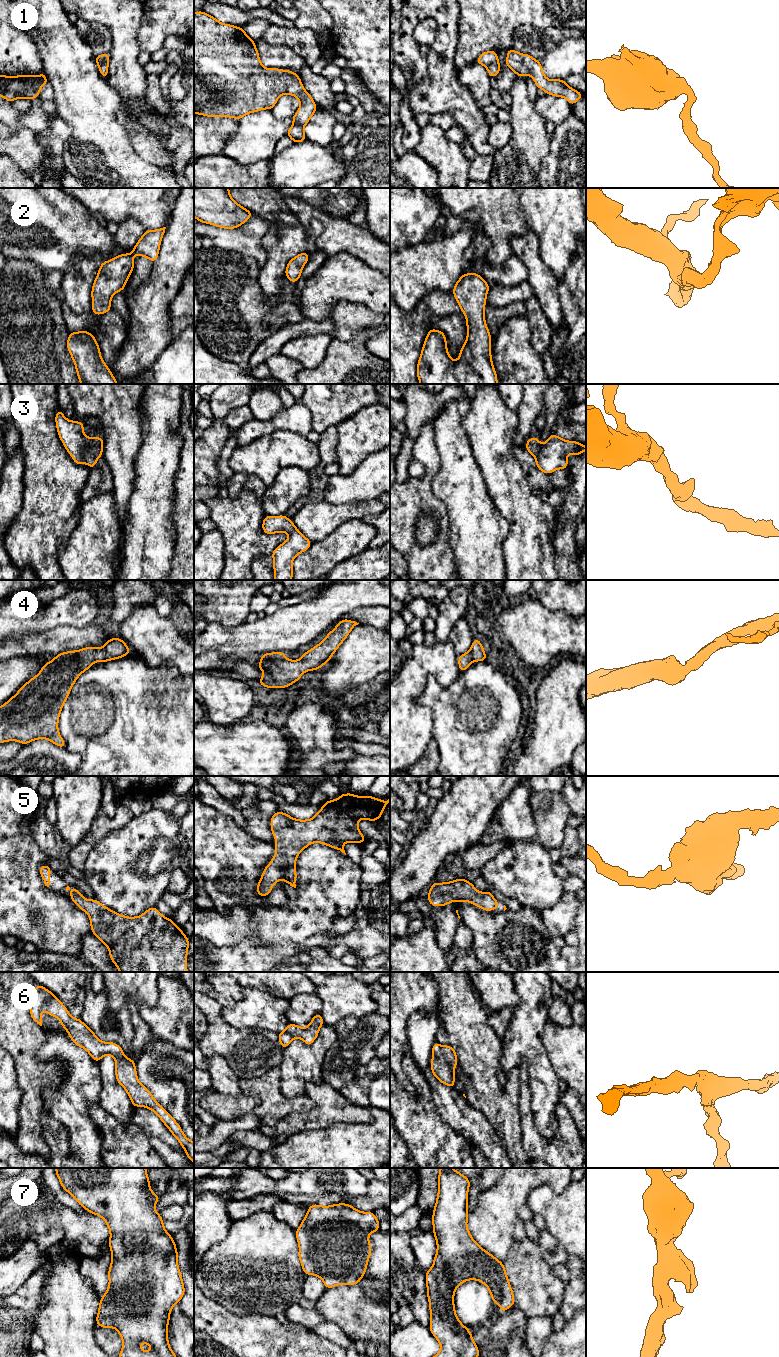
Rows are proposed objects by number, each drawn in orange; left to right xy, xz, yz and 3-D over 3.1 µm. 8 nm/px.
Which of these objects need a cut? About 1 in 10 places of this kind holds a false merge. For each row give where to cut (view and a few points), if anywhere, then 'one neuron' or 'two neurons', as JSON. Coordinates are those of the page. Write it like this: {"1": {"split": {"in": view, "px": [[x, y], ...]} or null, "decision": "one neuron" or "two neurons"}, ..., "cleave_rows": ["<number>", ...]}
{"1": {"split": null, "decision": "one neuron"}, "2": {"split": null, "decision": "one neuron"}, "3": {"split": null, "decision": "one neuron"}, "4": {"split": null, "decision": "one neuron"}, "5": {"split": null, "decision": "one neuron"}, "6": {"split": null, "decision": "one neuron"}, "7": {"split": null, "decision": "one neuron"}, "cleave_rows": []}

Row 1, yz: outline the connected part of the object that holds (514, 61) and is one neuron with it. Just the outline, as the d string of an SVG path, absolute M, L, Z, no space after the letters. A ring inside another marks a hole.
M510 48L507 51L506 65L517 76L525 77L529 74L538 89L544 90L548 95L566 98L571 106L584 96L584 94L568 86L565 80L547 79L543 73L540 61L534 59L529 54L521 54Z

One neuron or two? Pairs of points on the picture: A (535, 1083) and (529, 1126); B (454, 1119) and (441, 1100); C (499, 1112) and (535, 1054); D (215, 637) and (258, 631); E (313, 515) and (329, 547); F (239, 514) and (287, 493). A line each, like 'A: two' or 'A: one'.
A: two
B: one
C: two
D: one
E: two
F: two

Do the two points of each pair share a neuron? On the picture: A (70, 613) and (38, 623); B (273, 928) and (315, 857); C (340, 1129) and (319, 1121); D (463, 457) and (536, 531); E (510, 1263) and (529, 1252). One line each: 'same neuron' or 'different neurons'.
A: same neuron
B: same neuron
C: different neurons
D: different neurons
E: same neuron

